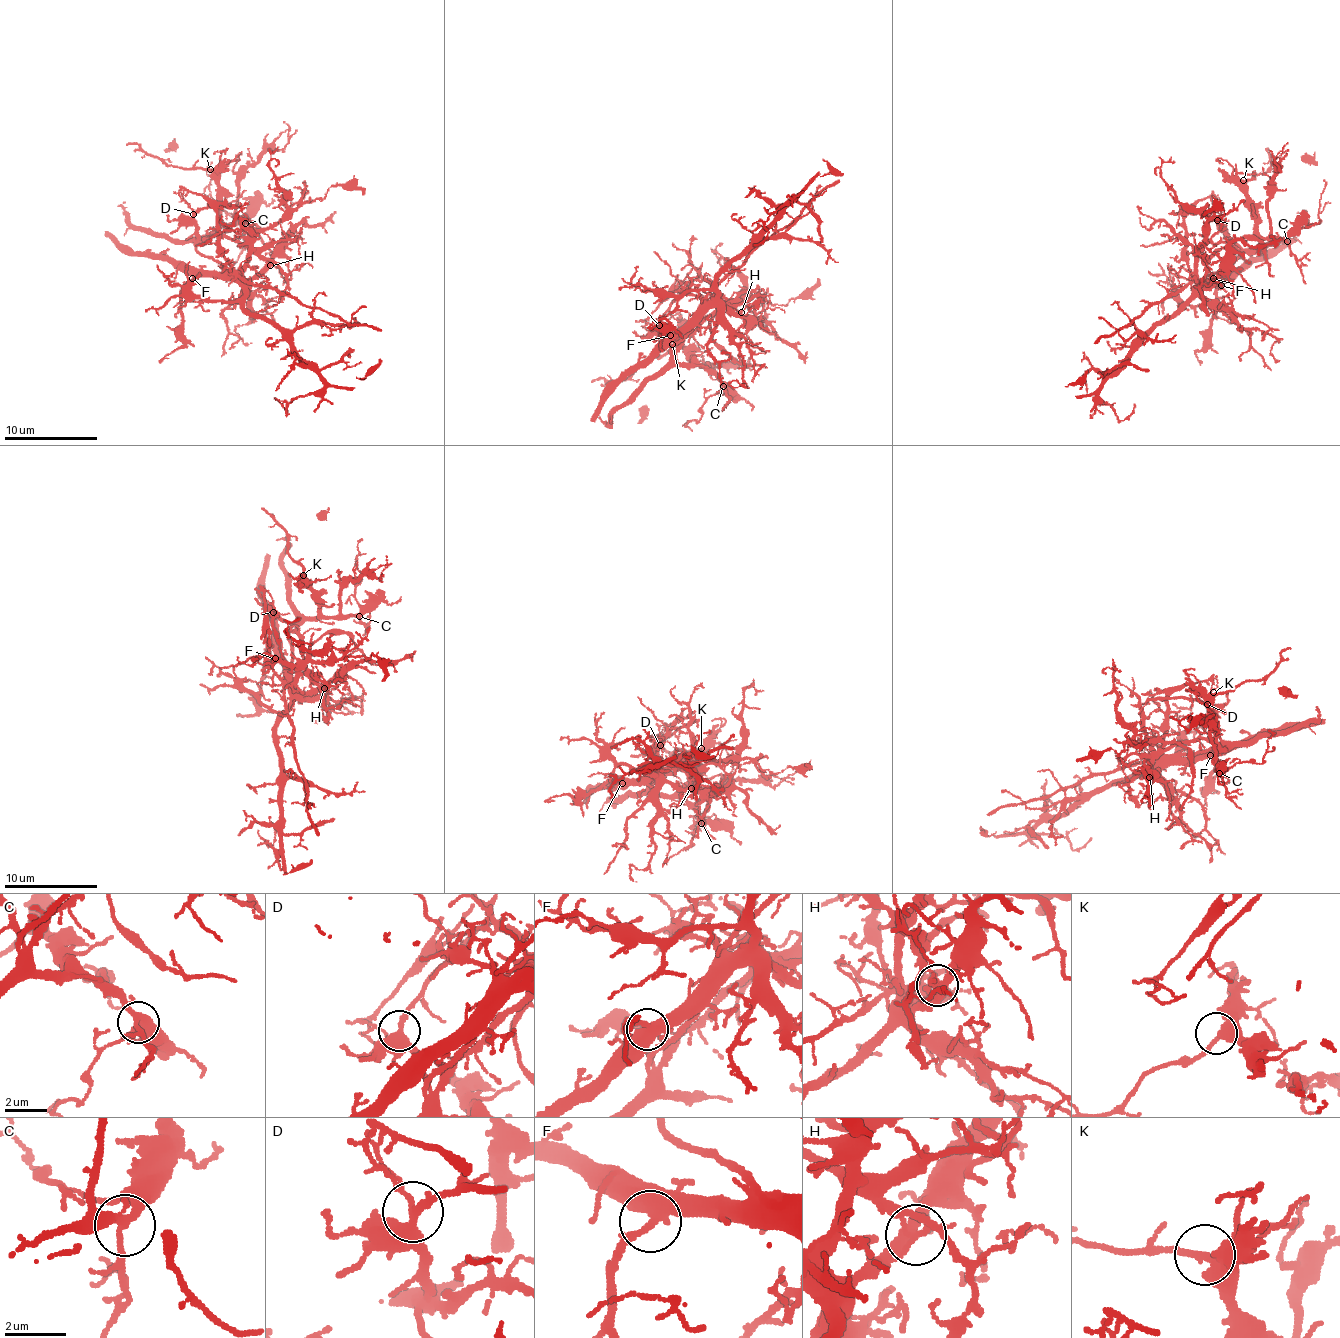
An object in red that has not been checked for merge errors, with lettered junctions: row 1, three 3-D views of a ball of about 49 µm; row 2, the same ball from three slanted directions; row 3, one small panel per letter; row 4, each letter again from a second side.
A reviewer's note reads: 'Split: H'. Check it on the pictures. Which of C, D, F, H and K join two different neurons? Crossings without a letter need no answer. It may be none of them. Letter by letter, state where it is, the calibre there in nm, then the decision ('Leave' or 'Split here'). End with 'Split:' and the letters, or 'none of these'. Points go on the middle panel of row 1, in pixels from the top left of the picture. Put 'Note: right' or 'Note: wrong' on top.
Note: right
C: Place: (723, 386). Thickness 260 nm. Leave
D: Place: (659, 325). Thickness 280 nm. Leave
F: Place: (670, 335). Thickness 400 nm. Leave
H: Place: (741, 312). Thickness 280 nm. Split here
K: Place: (672, 344). Thickness 360 nm. Leave
Split: H

